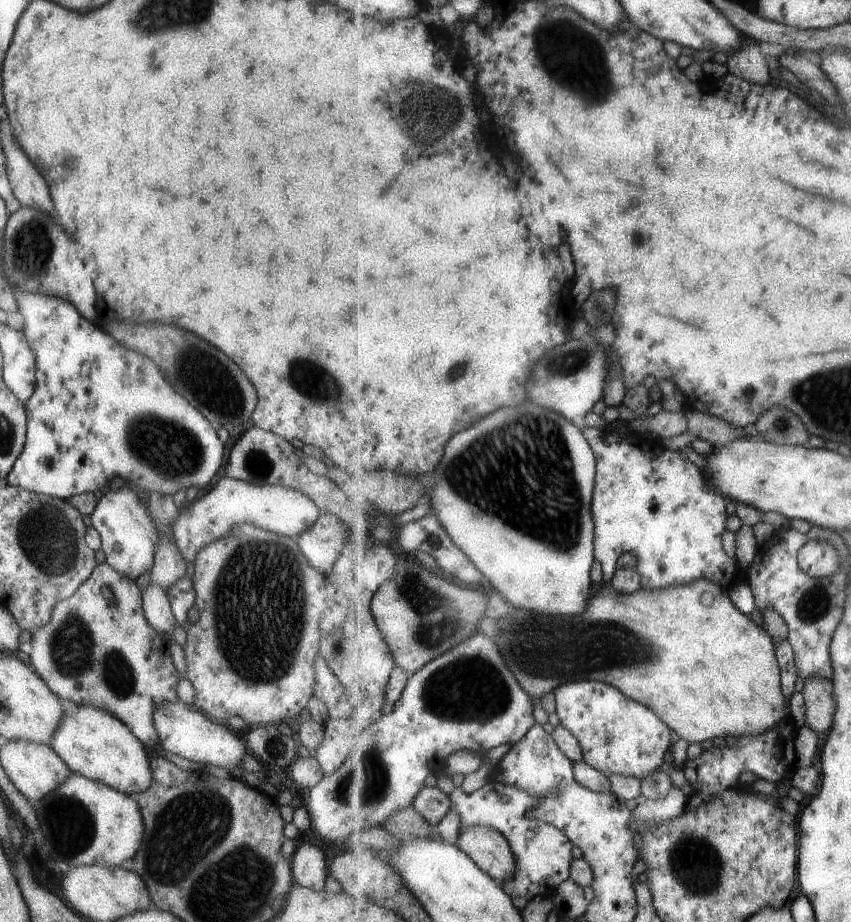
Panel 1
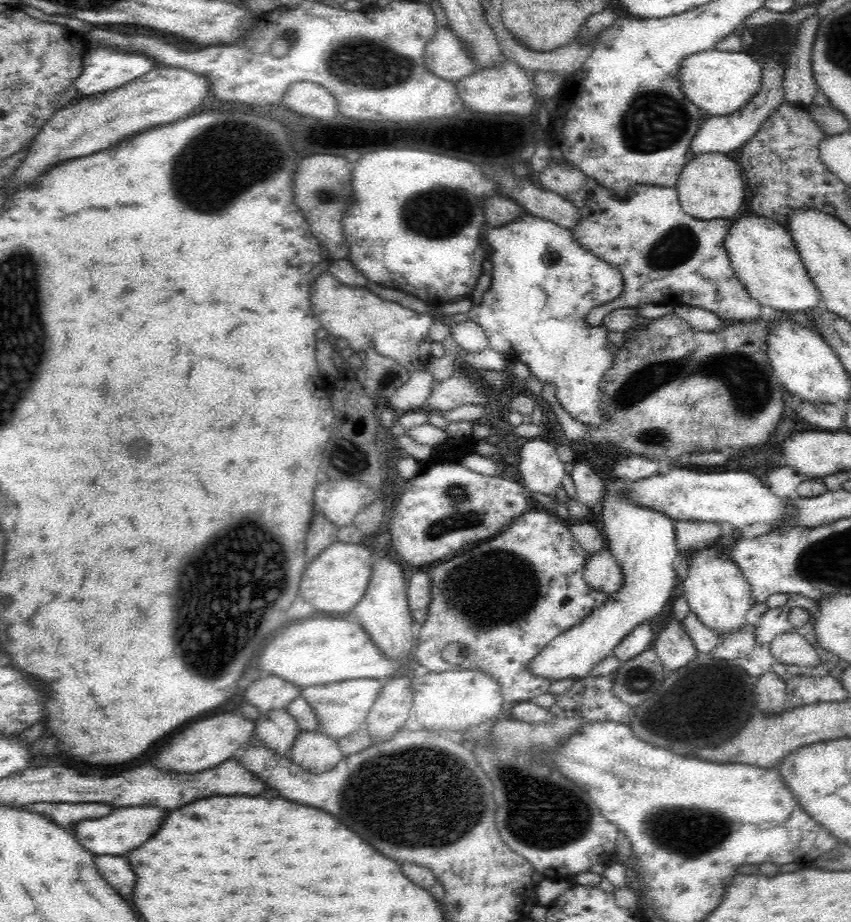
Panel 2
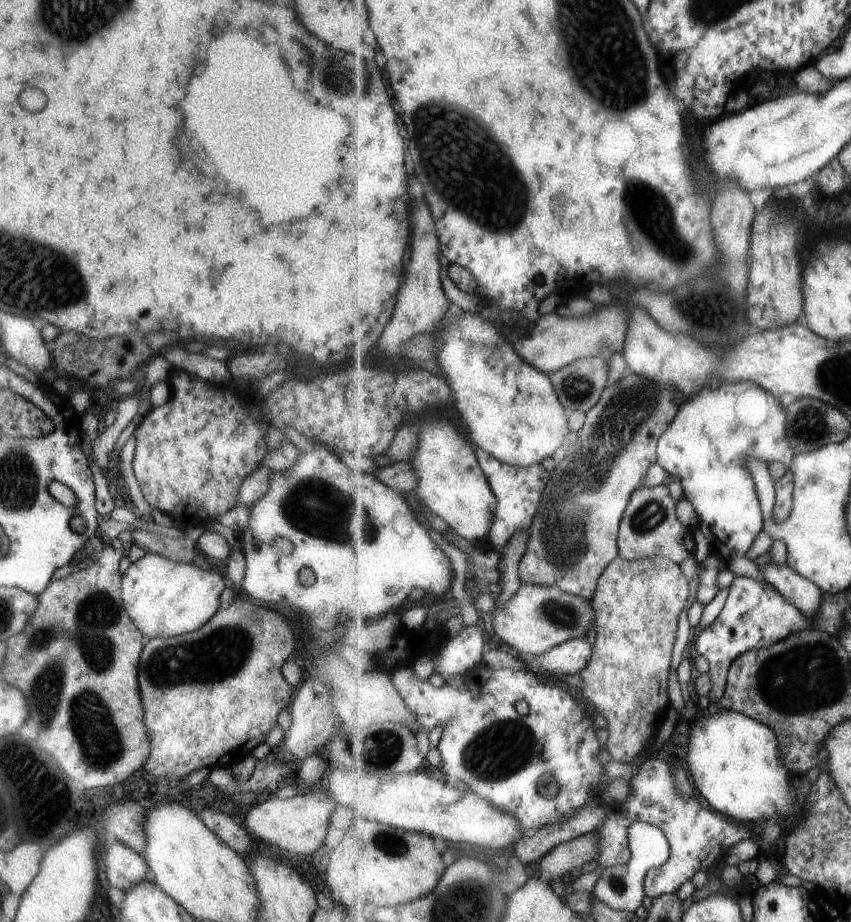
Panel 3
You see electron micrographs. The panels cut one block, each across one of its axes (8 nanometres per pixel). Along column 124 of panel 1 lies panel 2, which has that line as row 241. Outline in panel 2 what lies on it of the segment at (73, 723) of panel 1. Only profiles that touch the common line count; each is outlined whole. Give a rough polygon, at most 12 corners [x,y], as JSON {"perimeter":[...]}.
{"perimeter":[[732,219],[737,278],[781,315],[822,305],[786,227]]}

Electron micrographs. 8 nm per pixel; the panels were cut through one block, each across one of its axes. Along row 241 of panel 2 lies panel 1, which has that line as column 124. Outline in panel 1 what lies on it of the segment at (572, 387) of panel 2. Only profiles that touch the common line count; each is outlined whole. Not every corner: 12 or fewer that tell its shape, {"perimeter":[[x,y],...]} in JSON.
{"perimeter":[[126,485],[87,518],[104,562],[134,581],[151,572],[159,524]]}

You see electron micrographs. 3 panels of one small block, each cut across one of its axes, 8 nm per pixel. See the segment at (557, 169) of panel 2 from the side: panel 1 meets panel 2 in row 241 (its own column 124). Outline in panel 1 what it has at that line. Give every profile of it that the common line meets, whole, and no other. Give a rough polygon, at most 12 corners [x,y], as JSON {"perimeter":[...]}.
{"perimeter":[[105,562],[29,660],[54,695],[159,744],[177,702],[167,643],[134,580]]}

